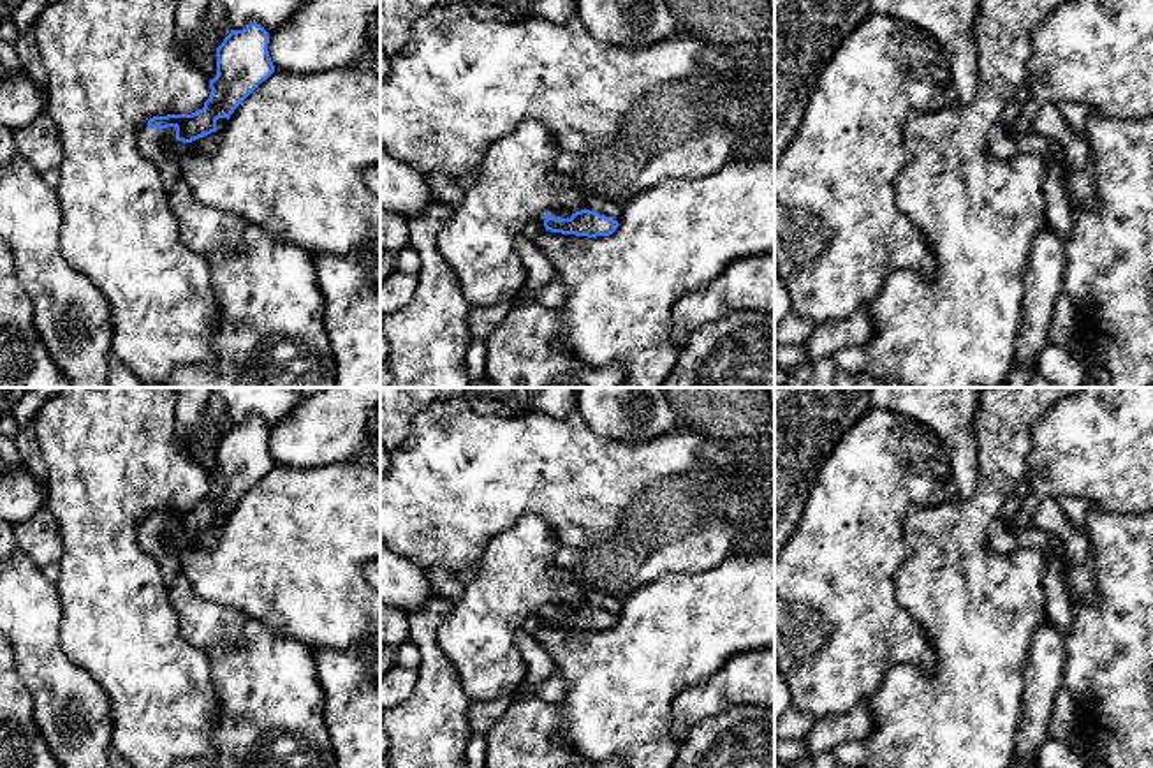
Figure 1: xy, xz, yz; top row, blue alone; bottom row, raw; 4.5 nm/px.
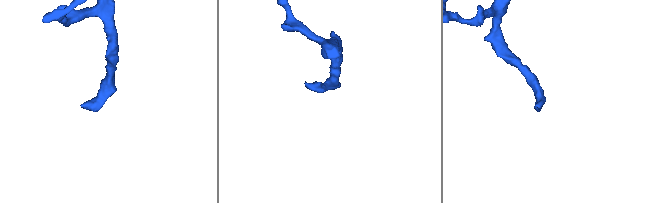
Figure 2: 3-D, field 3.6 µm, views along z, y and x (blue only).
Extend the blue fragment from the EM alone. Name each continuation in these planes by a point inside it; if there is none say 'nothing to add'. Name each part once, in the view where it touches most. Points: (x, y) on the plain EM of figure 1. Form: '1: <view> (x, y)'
1: xy (157, 539)

